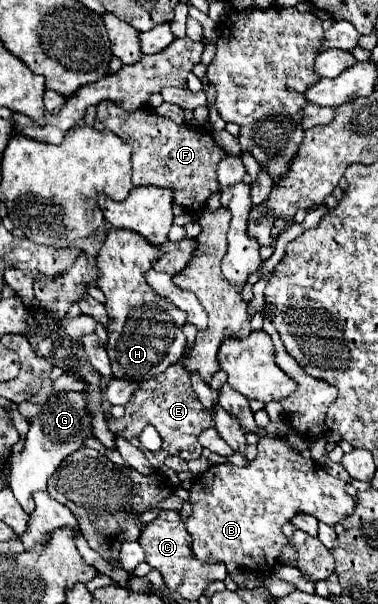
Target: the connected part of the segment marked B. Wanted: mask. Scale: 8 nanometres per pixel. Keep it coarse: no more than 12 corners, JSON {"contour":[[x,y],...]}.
{"contour":[[261,437],[245,467],[209,467],[185,527],[203,563],[271,573],[281,527],[355,509],[347,481]]}

